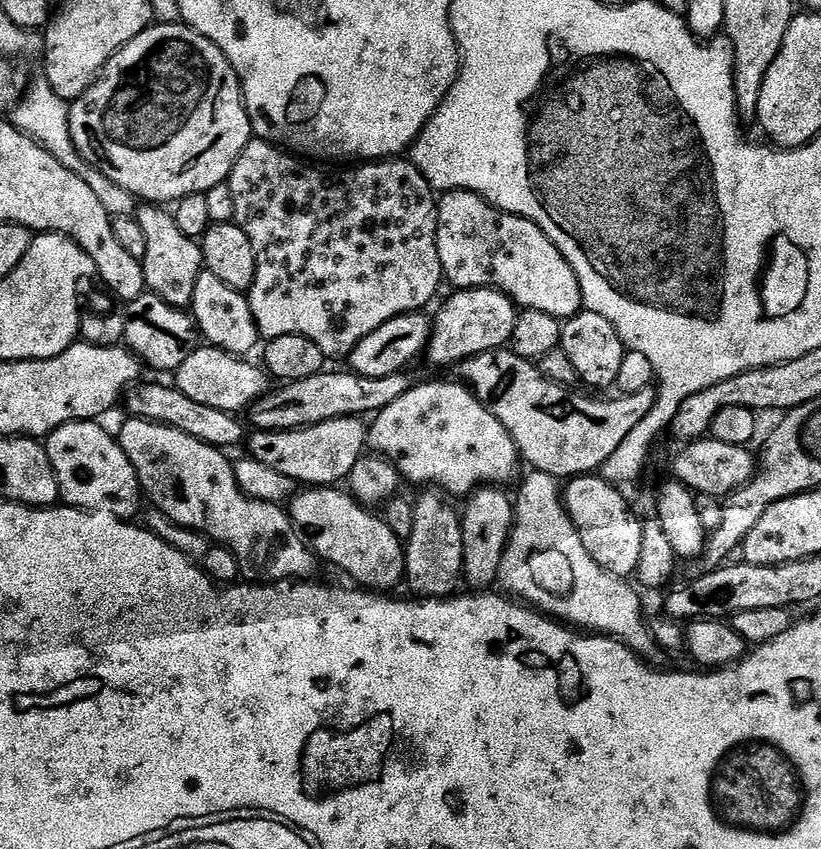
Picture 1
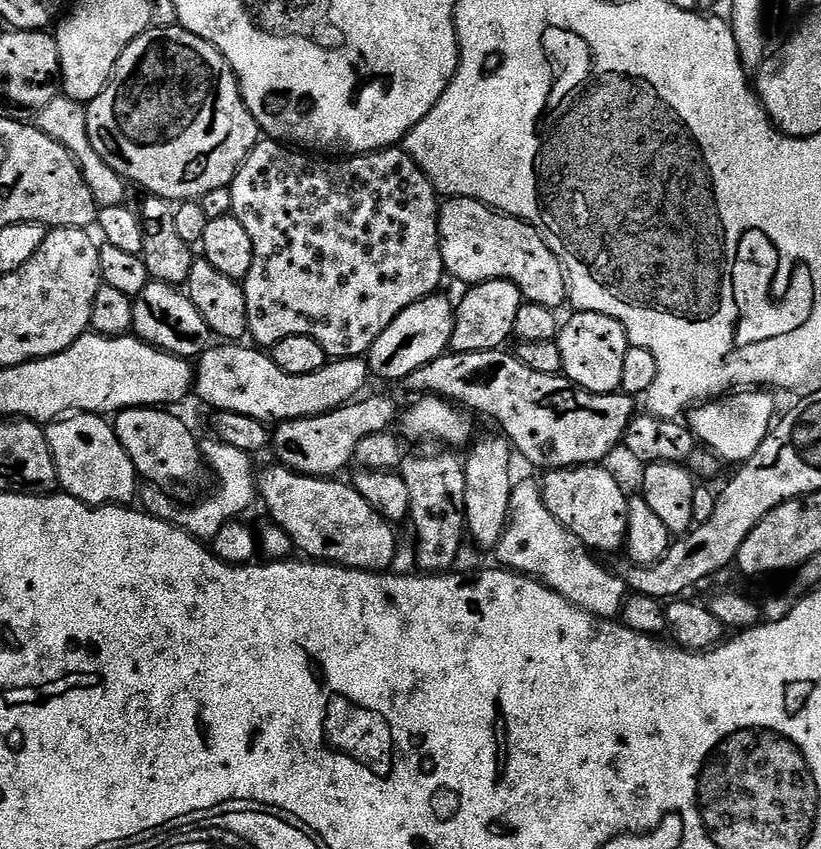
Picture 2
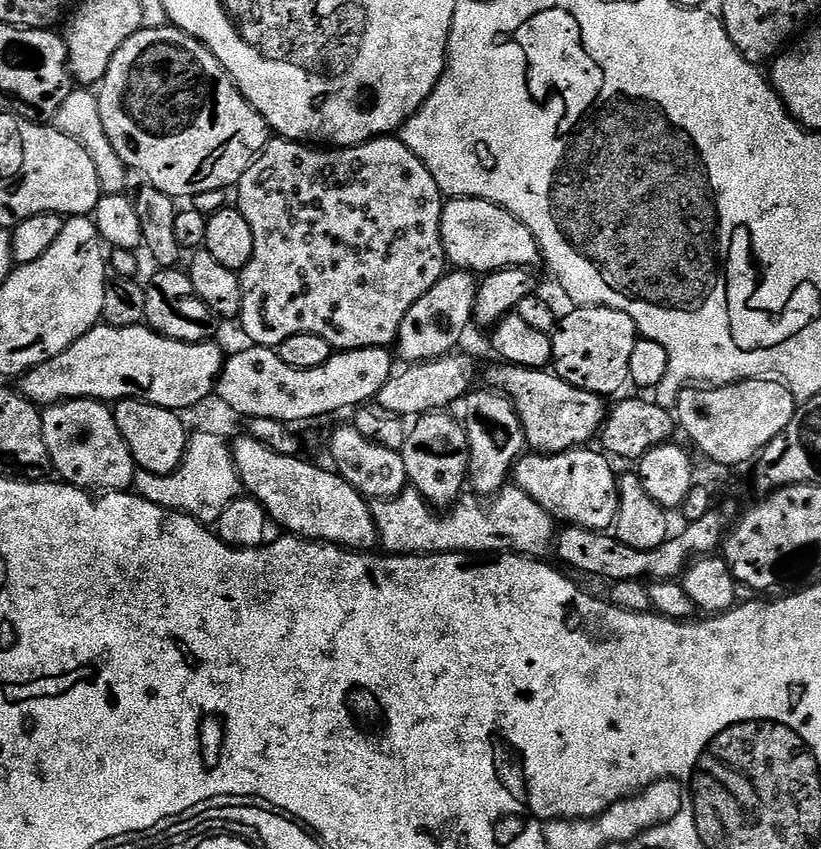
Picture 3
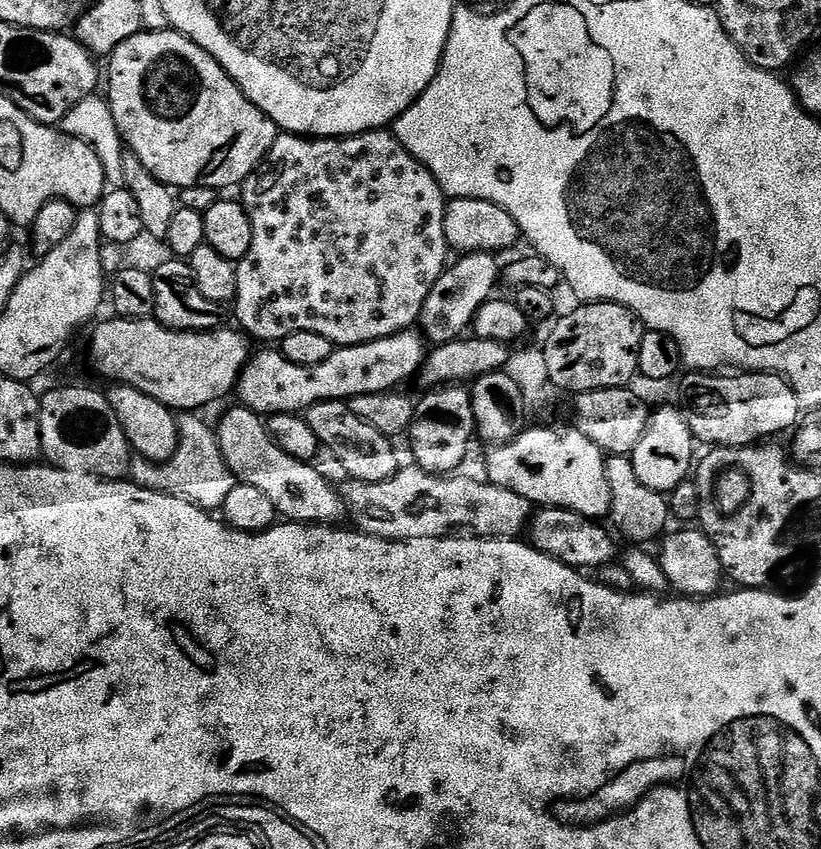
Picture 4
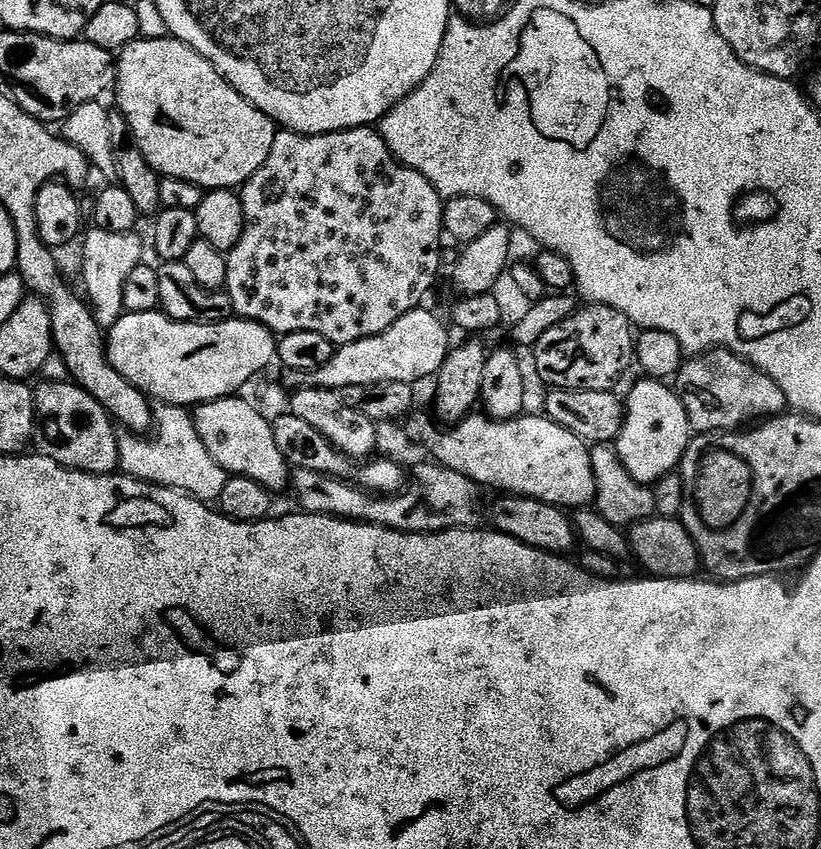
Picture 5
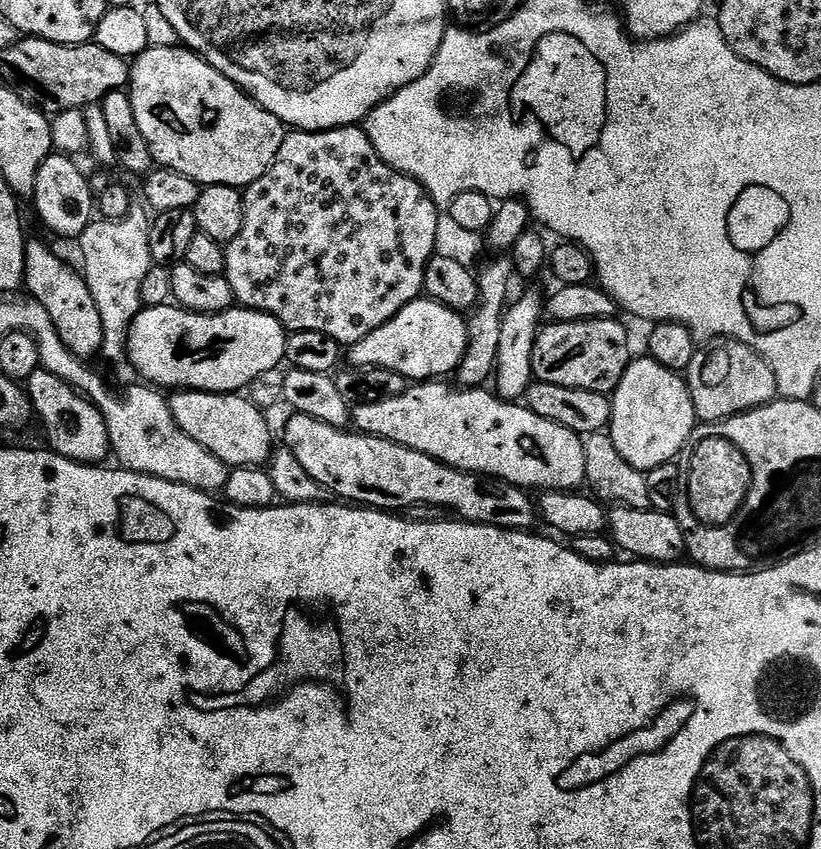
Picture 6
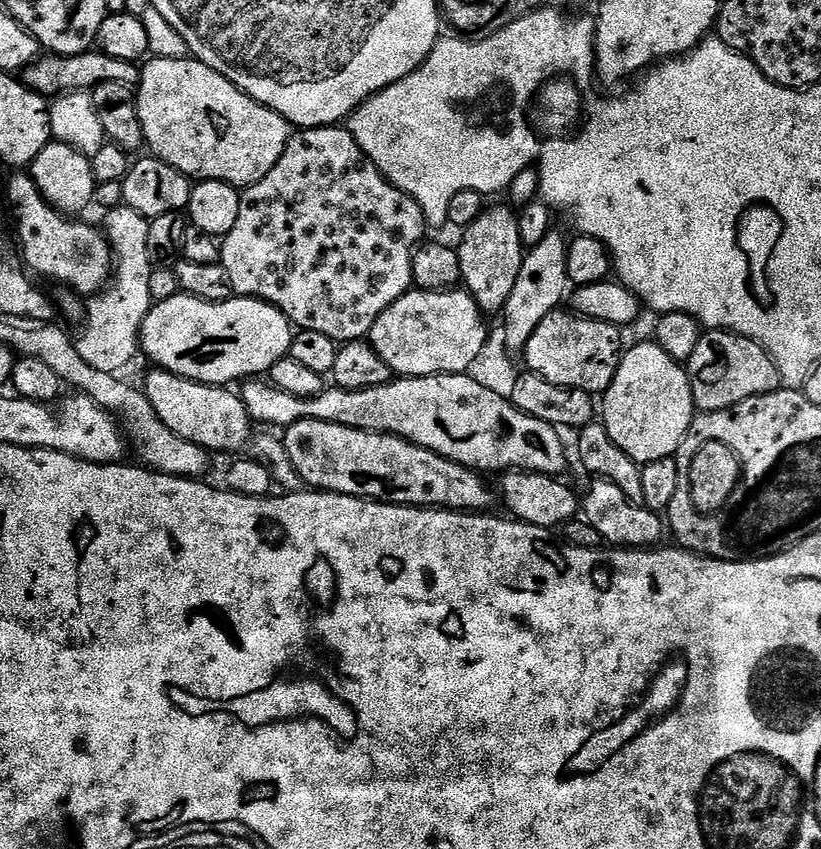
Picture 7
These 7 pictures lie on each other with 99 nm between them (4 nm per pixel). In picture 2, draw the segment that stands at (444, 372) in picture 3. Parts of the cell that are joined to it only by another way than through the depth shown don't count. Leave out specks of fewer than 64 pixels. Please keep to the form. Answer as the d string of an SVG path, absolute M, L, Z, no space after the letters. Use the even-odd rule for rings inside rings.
M367 396L335 408L332 412L323 412L320 416L277 423L270 436L271 451L276 451L276 456L280 459L277 461L285 468L301 472L303 476L339 477L340 471L355 461L362 438L389 431L397 423L398 408L396 412L396 404L390 397Z

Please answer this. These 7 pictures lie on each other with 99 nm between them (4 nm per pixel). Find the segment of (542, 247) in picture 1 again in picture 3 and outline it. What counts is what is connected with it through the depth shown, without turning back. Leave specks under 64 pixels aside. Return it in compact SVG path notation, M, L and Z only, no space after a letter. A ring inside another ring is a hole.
M452 198L445 203L440 223L442 246L453 269L473 274L500 272L503 268L527 268L540 264L540 247L527 226L514 214L485 200Z

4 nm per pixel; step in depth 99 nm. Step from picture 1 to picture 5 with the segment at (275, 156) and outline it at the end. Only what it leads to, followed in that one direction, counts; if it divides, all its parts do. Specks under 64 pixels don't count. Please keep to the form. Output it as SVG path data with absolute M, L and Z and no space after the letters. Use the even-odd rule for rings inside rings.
M375 127L348 128L344 132L327 132L321 136L277 131L270 158L266 158L263 166L244 183L239 198L244 203L244 233L238 246L227 253L228 269L224 288L230 294L230 302L234 302L234 313L239 319L253 320L255 324L266 326L277 337L294 334L298 330L311 330L313 334L322 334L322 338L330 338L332 344L339 346L382 334L382 330L390 330L398 318L421 307L428 291L436 284L436 275L440 272L440 236L445 235L445 201L425 176L403 164L388 149Z

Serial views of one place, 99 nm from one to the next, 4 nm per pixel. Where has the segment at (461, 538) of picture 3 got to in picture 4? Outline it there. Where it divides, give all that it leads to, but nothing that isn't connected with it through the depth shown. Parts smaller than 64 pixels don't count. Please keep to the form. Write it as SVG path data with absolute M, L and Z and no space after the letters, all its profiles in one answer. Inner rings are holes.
M415 466L401 467L386 482L358 482L351 478L345 479L344 485L339 485L340 497L344 499L345 513L350 517L357 529L365 536L382 538L383 540L413 540L414 538L438 538L461 535L477 540L514 540L521 535L520 531L527 529L530 517L533 515L533 505L529 504L522 494L514 494L514 490L506 490L500 484L483 482L479 484L464 474L437 474L427 472Z

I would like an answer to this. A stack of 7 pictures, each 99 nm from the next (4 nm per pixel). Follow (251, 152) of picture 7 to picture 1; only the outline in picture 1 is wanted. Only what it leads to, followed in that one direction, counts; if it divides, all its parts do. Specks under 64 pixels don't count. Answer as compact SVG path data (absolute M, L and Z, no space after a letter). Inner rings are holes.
M183 22L179 24L153 23L151 28L138 34L138 38L126 42L126 46L122 46L122 50L118 50L118 54L114 54L114 58L110 58L110 62L104 68L104 73L101 74L94 87L86 90L86 94L71 105L68 113L68 125L70 134L80 153L83 154L84 160L90 162L102 174L106 174L106 178L110 178L110 182L118 182L118 186L122 186L122 190L130 190L130 194L134 194L144 202L168 202L164 200L179 202L182 198L203 194L214 186L225 183L232 173L234 162L254 136L252 123L248 117L248 108L244 104L244 89L231 62L226 58L226 54L222 54L222 50L213 40L198 34Z

